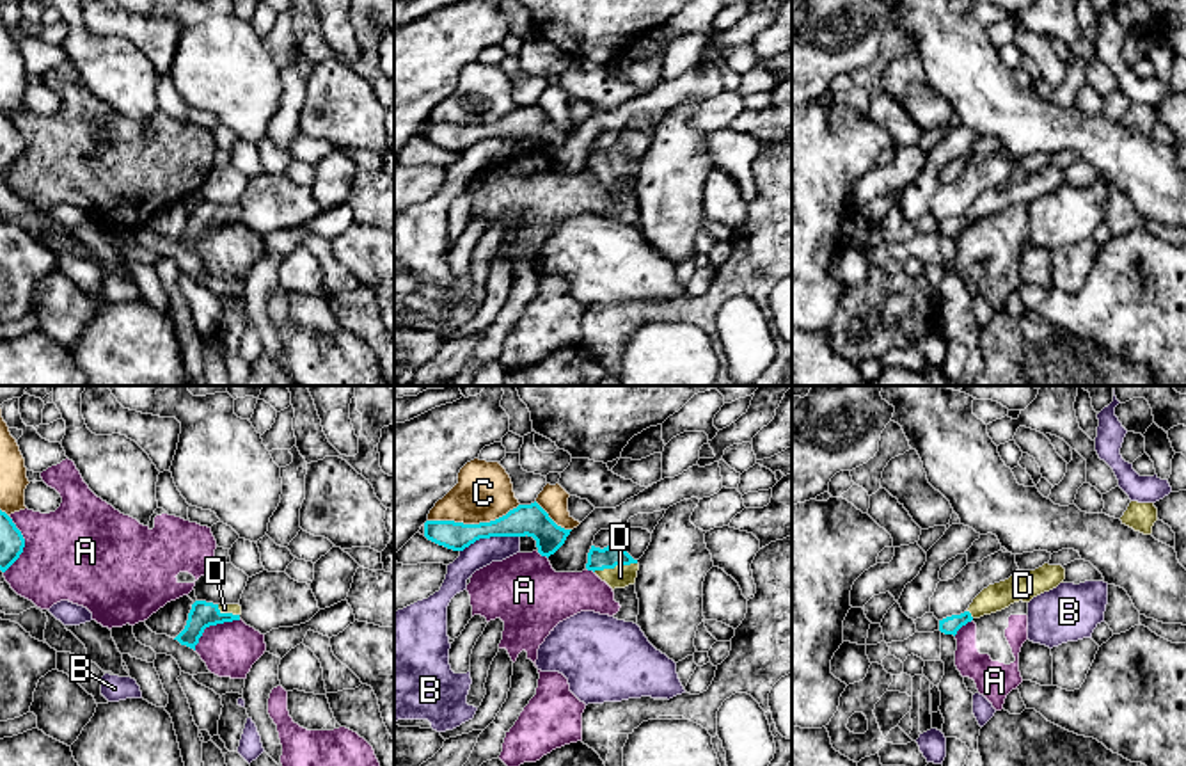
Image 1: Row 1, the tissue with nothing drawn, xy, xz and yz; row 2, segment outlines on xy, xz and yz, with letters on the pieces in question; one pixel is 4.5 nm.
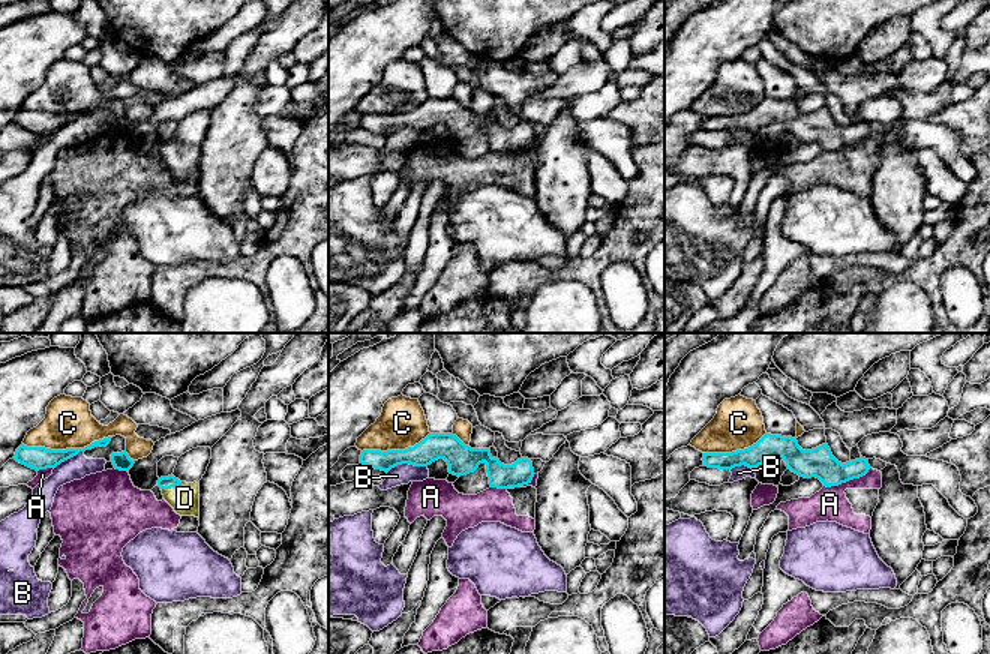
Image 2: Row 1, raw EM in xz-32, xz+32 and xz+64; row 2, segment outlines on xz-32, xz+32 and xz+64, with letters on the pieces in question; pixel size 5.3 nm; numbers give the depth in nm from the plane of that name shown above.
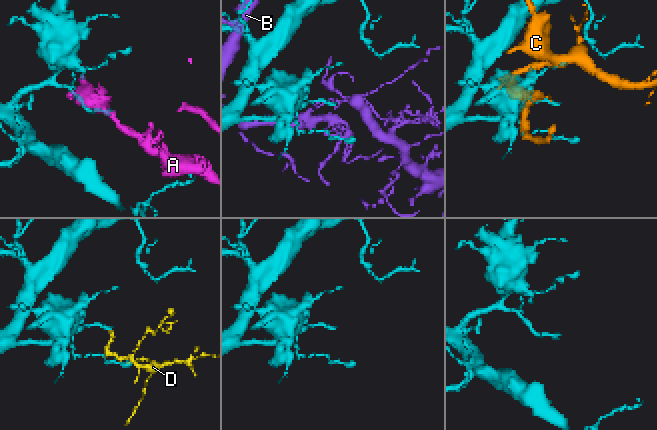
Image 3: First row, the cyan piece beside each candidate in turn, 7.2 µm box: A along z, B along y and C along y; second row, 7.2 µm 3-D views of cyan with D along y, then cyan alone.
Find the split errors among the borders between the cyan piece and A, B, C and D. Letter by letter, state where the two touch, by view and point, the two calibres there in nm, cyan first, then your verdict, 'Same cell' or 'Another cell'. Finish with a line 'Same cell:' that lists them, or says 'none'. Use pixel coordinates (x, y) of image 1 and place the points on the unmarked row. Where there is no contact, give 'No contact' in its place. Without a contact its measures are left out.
A: Touches cyan at xy (212, 226). Thickness 120 nm (cyan) against 240 nm. Another cell
B: Touches cyan at xz (489, 139). Thickness 140 nm (cyan) against 120 nm. Another cell
C: Touches cyan at xz (473, 127). Thickness 140 nm (cyan) against 260 nm. Another cell
D: Touches cyan at xz (615, 167). Thickness 100 nm (cyan) against 100 nm. Same cell
Same cell: D

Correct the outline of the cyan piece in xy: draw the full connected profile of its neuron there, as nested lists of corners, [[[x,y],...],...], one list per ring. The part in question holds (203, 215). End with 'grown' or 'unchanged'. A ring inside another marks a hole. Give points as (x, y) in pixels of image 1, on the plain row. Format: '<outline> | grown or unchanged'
[[[195,203],[188,215],[185,231],[174,242],[195,252],[195,247],[199,245],[199,240],[206,229],[240,222],[240,217],[240,206],[213,206],[206,203]]] | grown

